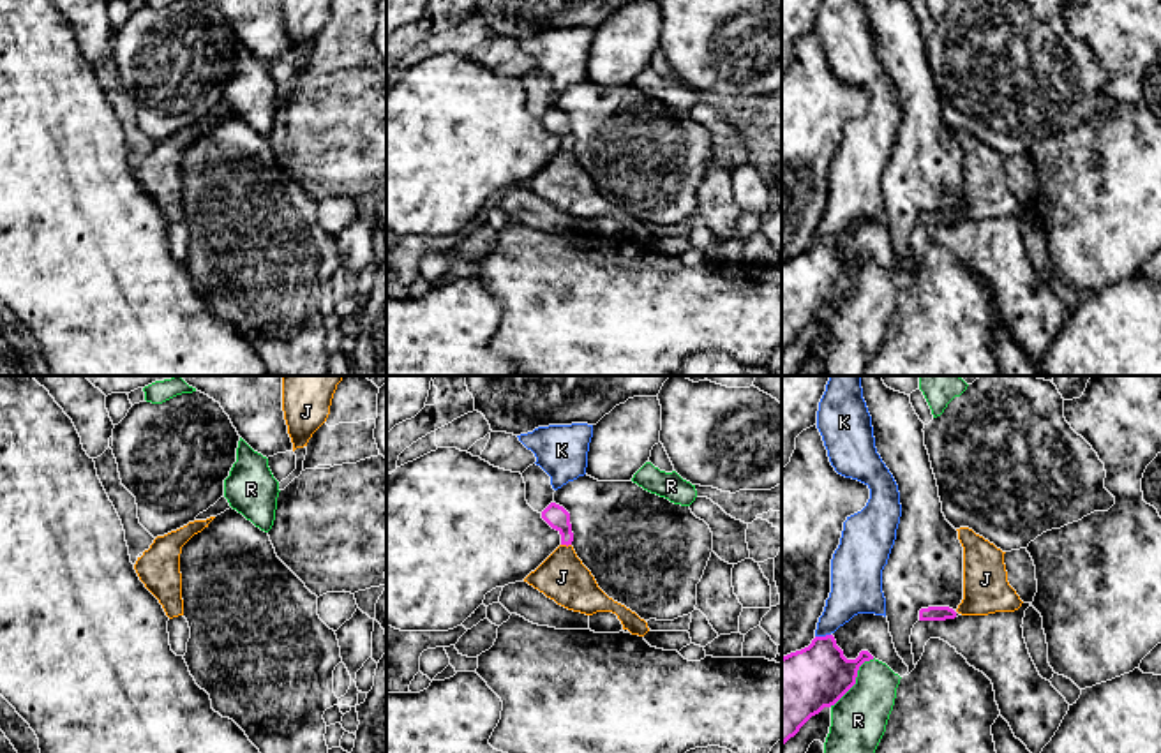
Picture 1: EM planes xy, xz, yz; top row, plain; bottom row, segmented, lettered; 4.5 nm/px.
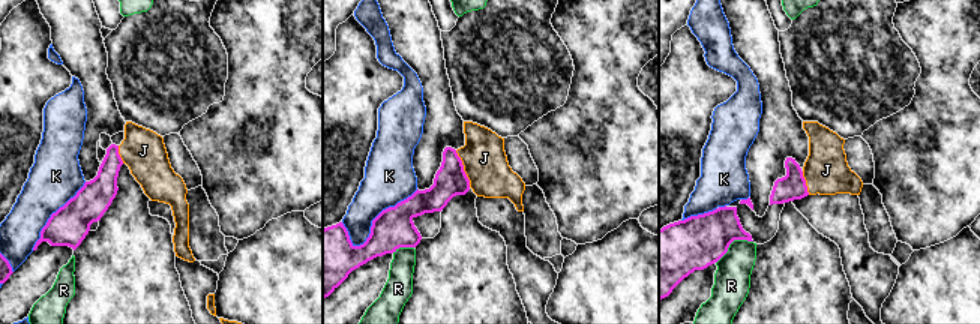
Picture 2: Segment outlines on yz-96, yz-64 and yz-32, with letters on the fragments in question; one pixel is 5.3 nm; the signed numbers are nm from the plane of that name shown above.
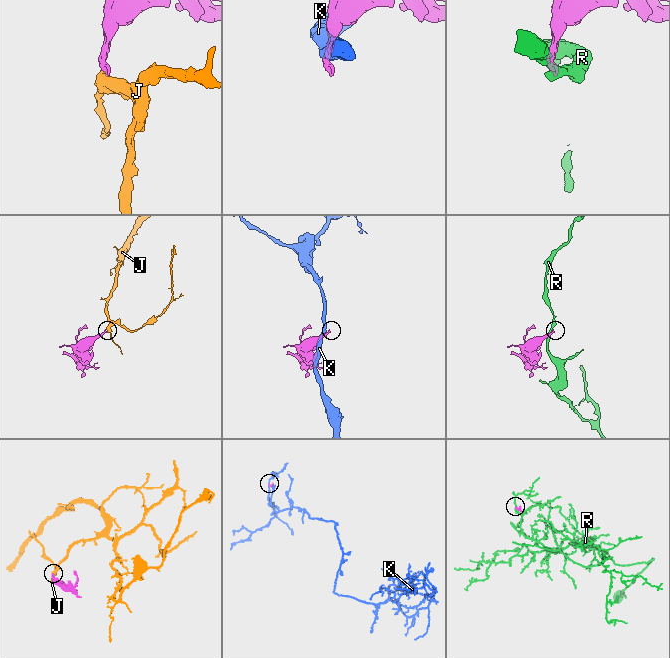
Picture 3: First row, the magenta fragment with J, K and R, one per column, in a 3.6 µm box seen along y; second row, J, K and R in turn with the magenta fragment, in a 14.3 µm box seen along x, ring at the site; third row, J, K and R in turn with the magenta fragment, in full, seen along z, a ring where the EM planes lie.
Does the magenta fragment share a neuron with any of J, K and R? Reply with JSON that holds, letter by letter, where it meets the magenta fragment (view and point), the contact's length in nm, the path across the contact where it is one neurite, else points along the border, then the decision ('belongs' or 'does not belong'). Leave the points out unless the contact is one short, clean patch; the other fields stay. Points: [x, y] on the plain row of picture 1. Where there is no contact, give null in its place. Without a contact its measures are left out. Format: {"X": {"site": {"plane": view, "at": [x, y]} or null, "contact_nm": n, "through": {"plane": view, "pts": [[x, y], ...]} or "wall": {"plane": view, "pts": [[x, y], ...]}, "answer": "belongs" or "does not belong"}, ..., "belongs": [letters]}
{"J": {"site": {"plane": "xz", "at": [567, 150]}, "contact_nm": 50, "through": {"plane": "xz", "pts": [[554, 120], [565, 133], [567, 150], [561, 182]]}, "answer": "belongs"}, "K": {"site": {"plane": "yz", "at": [823, 242]}, "contact_nm": 70, "answer": "does not belong"}, "R": {"site": {"plane": "yz", "at": [854, 286]}, "contact_nm": 300, "wall": {"plane": "yz", "pts": [[874, 263], [860, 272], [856, 286], [830, 311]]}, "answer": "does not belong"}, "belongs": ["J"]}

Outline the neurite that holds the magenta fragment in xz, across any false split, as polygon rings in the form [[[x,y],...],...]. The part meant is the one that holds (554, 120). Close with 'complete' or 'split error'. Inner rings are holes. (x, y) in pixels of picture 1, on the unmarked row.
[[[551,108],[542,116],[542,123],[561,139],[561,150],[524,187],[568,215],[586,220],[612,217],[621,226],[623,235],[644,242],[649,236],[648,227],[609,203],[577,162],[572,152],[570,118],[563,111]]]; split error

